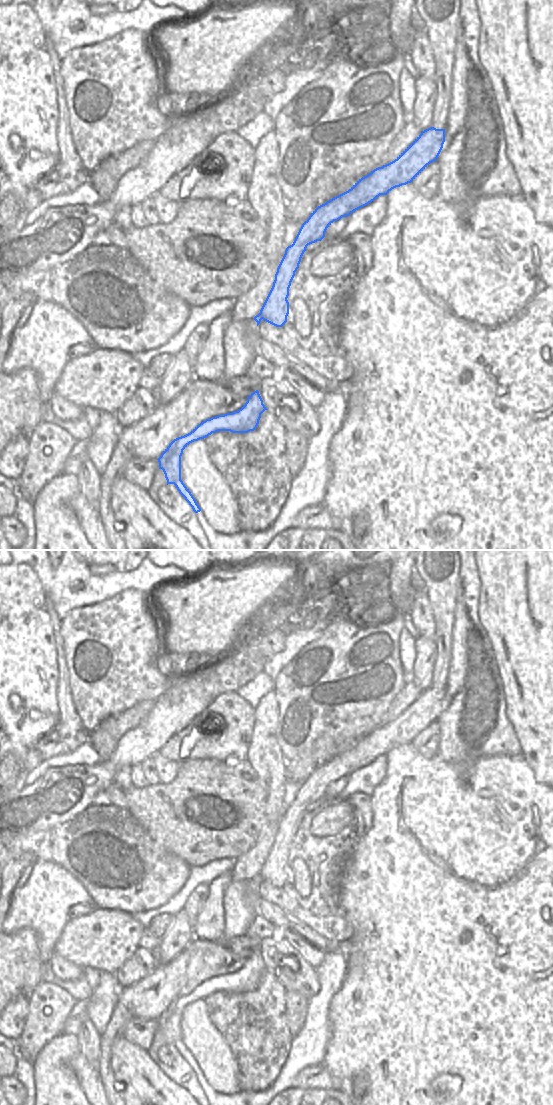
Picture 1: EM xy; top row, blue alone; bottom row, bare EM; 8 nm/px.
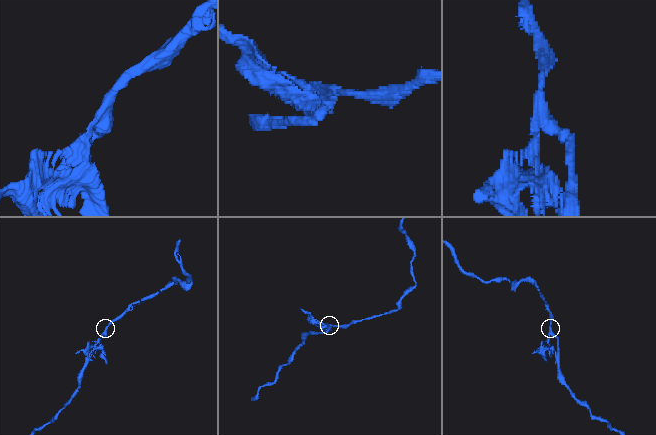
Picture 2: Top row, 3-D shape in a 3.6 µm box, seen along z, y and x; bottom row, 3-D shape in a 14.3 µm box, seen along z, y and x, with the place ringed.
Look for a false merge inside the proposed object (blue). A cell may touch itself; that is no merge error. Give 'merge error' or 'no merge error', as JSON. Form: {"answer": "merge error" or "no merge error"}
{"answer": "merge error"}

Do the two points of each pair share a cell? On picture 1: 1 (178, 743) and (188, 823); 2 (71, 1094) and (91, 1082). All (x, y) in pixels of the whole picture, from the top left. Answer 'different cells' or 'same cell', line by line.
1: different cells
2: different cells

